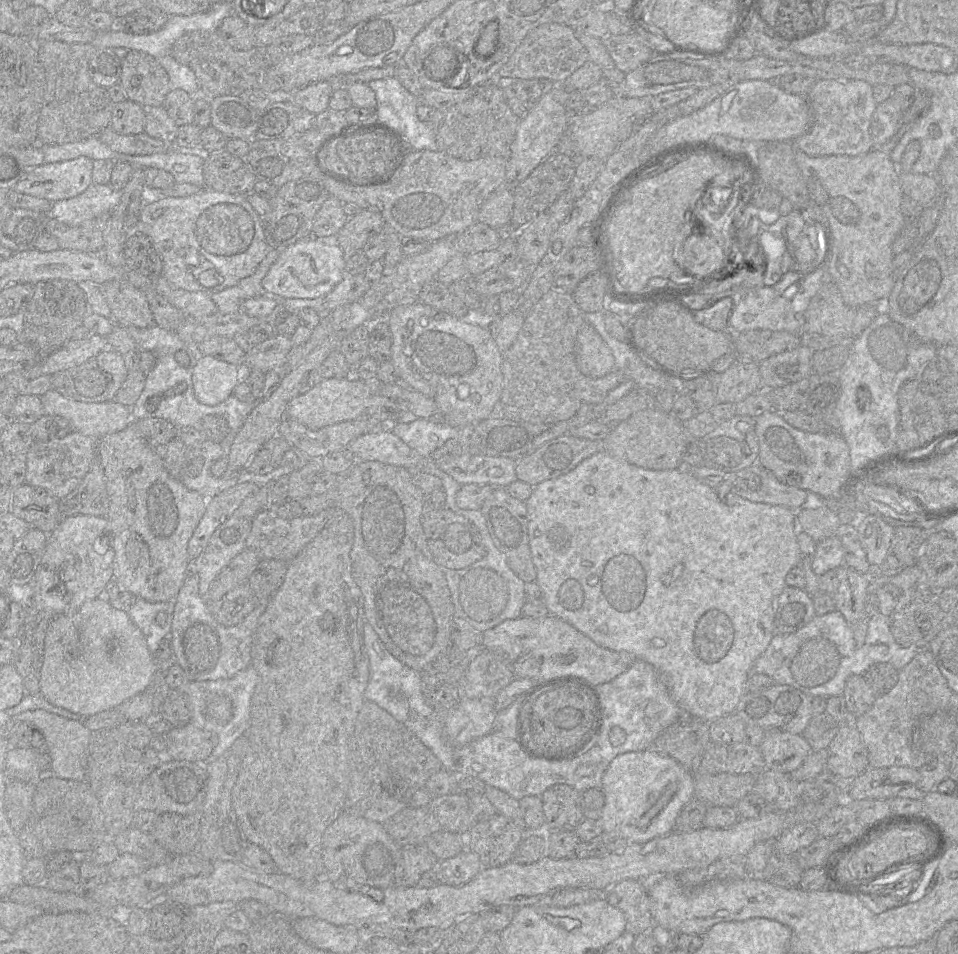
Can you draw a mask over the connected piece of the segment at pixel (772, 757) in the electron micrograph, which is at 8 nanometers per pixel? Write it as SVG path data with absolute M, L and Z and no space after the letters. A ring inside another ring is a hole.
M780 728L767 729L759 749L766 768L785 773L797 769L812 751L802 735Z

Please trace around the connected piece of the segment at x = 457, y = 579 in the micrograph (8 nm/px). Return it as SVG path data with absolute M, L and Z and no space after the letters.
M426 460L422 471L441 480L442 489L446 494L445 506L467 518L477 527L486 549L486 556L464 569L444 569L454 605L454 616L465 619L480 632L489 630L505 620L521 617L521 609L526 602L525 583L510 569L505 555L495 546L481 511L462 509L457 505L456 494L461 485L444 471L438 469L434 460Z

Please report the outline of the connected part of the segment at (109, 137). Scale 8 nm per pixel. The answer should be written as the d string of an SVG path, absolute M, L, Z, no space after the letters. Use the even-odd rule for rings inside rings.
M110 126L100 133L99 138L112 150L126 155L165 153L174 147L173 142L153 138L145 132L132 135L119 134Z

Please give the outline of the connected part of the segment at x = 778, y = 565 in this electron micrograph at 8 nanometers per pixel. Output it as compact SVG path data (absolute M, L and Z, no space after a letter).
M603 450L584 459L568 473L534 486L525 502L530 552L537 573L536 583L543 592L544 605L549 615L569 623L603 648L625 651L636 660L651 664L683 714L711 722L733 713L747 692L746 685L755 660L765 651L775 634L777 598L786 587L786 575L792 568L799 566L802 560L797 543L799 530L795 511L783 506L751 502L735 494L720 498L684 467L672 470L645 469L615 458Z

